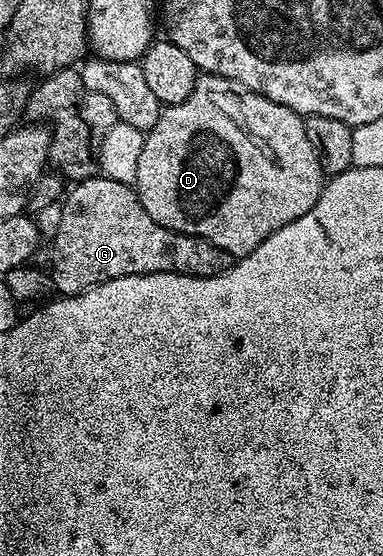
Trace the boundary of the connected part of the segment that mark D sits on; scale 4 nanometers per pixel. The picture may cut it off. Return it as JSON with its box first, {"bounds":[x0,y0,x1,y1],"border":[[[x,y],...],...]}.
{"bounds":[134,75,326,259],"border":[[[200,75],[196,78],[196,90],[182,103],[167,106],[161,112],[158,123],[154,123],[154,127],[147,130],[142,155],[138,155],[138,175],[134,188],[146,215],[150,215],[154,223],[172,229],[175,233],[206,239],[214,243],[214,247],[222,247],[222,251],[226,251],[232,258],[239,259],[250,255],[254,247],[262,244],[274,231],[286,227],[286,223],[294,223],[298,215],[306,215],[306,211],[310,211],[310,207],[318,203],[318,195],[323,191],[325,184],[326,174],[318,163],[318,155],[314,155],[314,147],[310,147],[310,139],[306,139],[304,118],[299,113],[295,113],[290,107],[282,107],[266,99],[261,93],[237,91],[233,82],[227,81],[224,77]]]}

